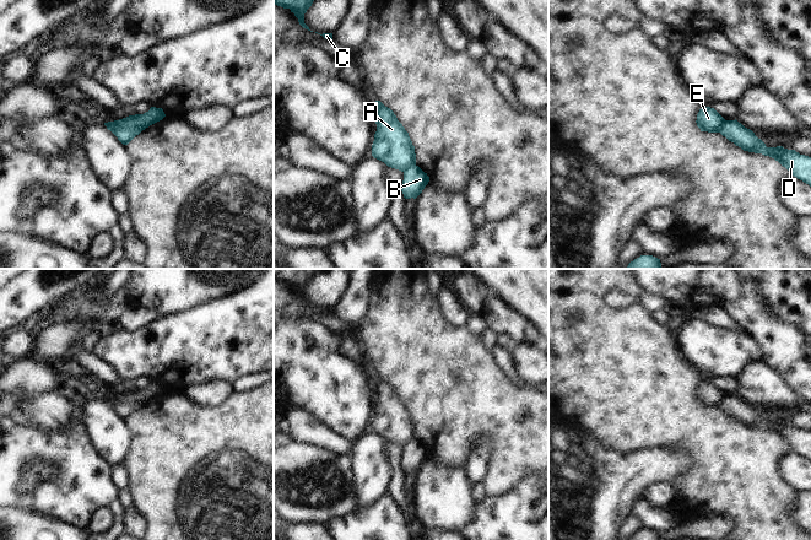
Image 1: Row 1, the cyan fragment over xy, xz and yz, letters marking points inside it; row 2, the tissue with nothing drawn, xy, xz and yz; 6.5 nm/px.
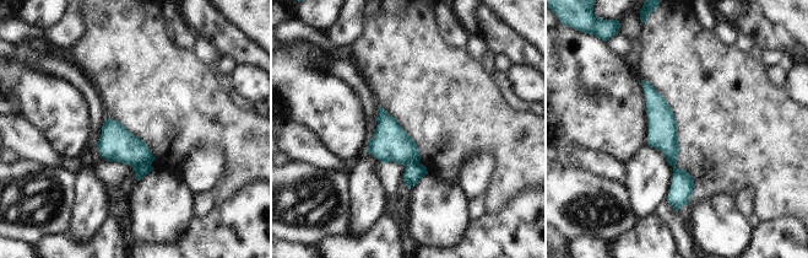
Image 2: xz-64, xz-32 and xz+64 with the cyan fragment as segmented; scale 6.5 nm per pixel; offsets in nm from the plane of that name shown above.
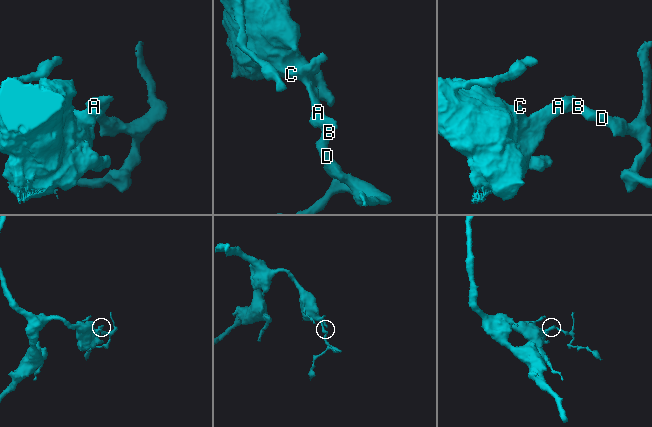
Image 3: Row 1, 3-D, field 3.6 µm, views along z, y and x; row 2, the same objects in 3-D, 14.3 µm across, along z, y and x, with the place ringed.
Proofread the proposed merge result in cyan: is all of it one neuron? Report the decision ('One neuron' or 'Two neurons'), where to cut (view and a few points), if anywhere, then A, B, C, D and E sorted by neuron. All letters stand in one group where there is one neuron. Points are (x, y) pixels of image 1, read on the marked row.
Two neurons. Split along yz (724, 119), (718, 131). Groups: A C E / B D.

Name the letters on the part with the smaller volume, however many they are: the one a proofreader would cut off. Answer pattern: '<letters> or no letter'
B, D.

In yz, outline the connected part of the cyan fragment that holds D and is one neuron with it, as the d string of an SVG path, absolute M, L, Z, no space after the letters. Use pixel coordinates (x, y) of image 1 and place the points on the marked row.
M724 120L719 131L729 141L741 147L744 151L762 153L778 161L791 176L811 187L811 157L800 155L795 150L783 146L767 147L755 133L735 120Z

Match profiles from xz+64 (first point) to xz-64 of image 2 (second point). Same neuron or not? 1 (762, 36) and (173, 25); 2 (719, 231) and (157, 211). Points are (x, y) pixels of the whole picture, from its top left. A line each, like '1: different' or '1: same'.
1: different
2: same

